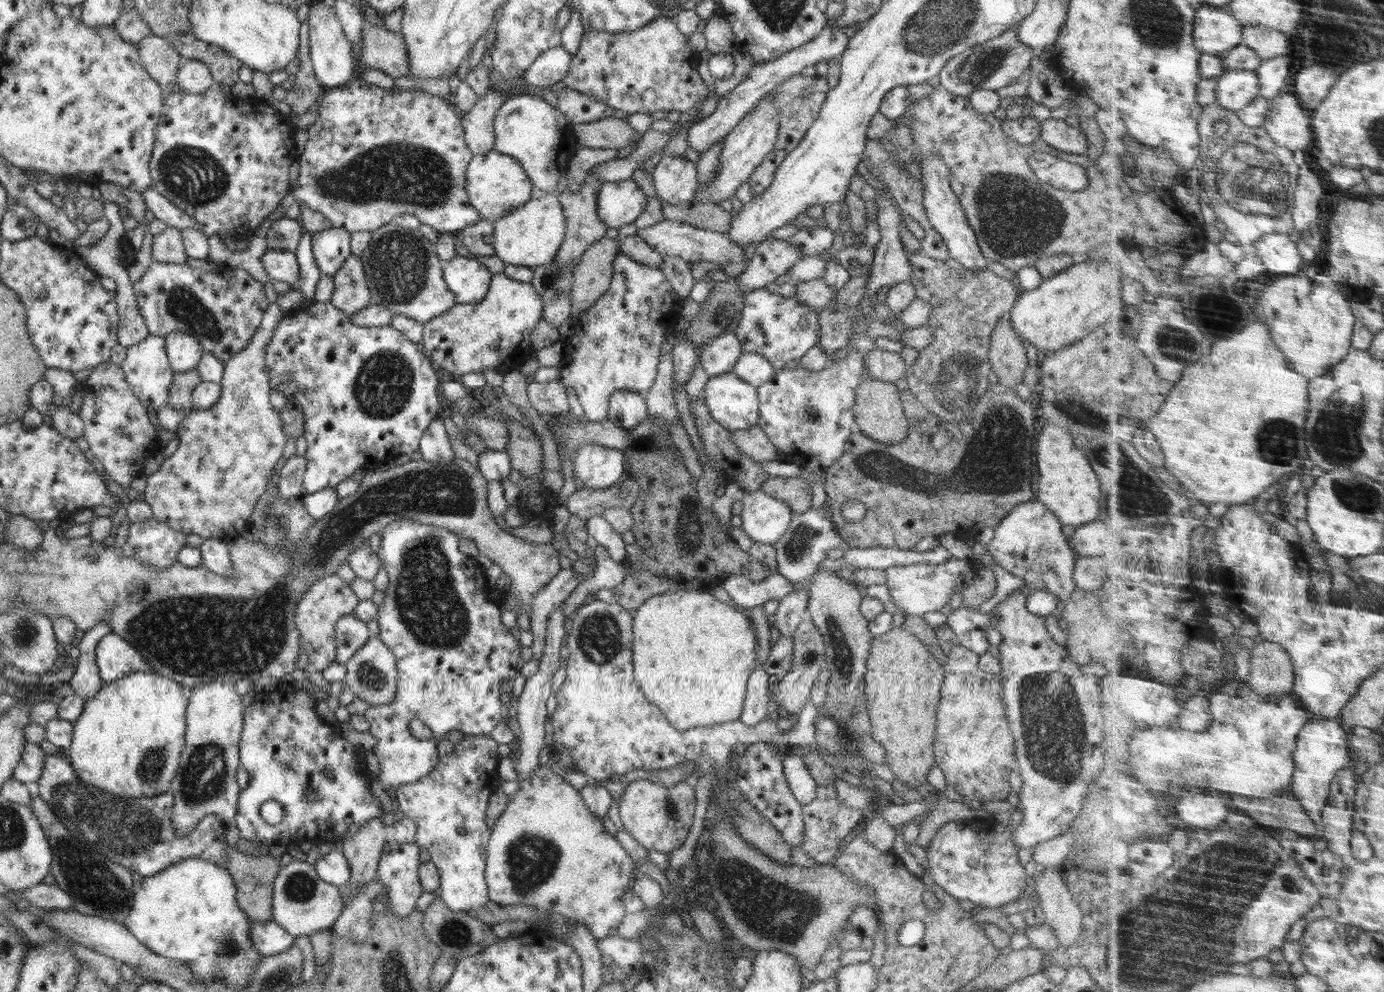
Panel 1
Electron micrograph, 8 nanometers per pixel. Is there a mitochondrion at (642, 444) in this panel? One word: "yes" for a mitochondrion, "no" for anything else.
no

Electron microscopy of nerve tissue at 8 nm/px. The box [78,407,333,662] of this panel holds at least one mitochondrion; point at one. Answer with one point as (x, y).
(280, 525)

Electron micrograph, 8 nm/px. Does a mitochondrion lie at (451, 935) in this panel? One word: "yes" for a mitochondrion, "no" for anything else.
yes

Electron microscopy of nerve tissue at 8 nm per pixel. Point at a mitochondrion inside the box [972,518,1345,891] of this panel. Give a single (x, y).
(1054, 727)

